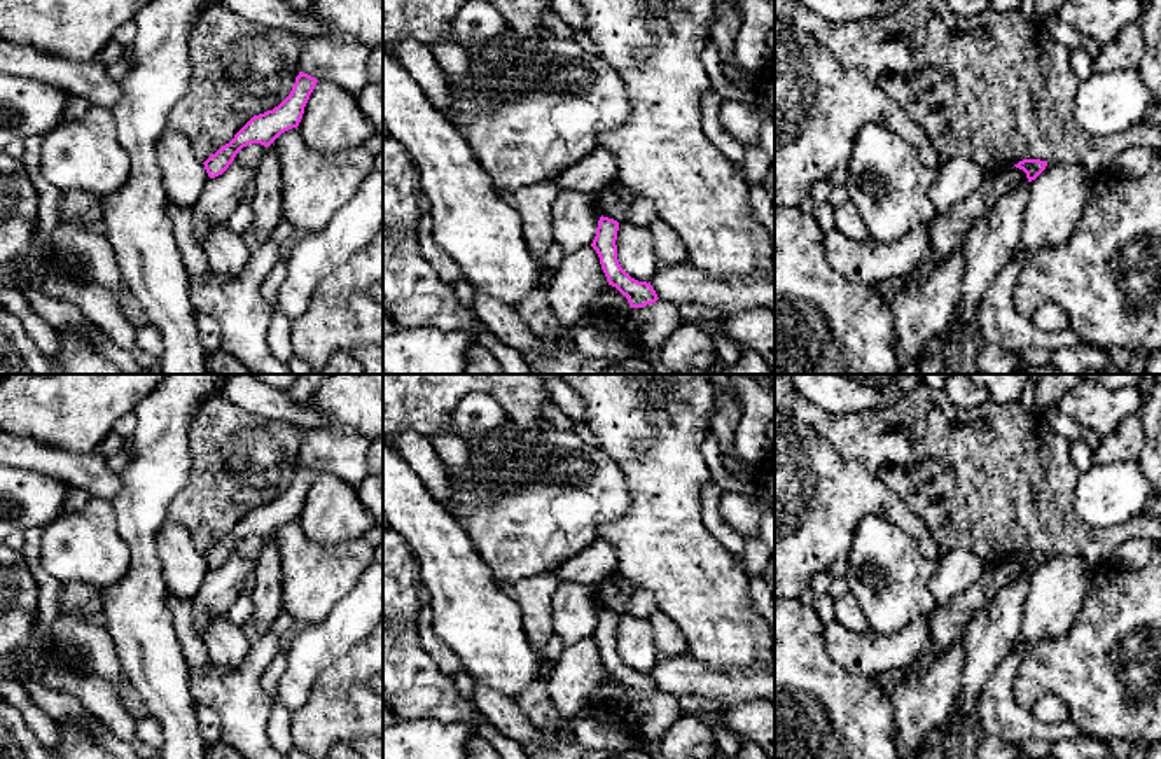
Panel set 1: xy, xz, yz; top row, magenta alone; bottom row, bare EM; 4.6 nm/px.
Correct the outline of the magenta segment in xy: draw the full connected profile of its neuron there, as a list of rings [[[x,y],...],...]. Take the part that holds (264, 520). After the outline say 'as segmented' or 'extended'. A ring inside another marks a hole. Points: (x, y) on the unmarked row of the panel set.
[[[299,463],[290,486],[278,498],[254,507],[229,535],[203,554],[208,568],[222,567],[243,539],[250,535],[269,539],[282,525],[297,519],[316,474],[315,469]]]; as segmented

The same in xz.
[[[601,607],[598,612],[596,628],[591,635],[600,649],[608,677],[615,679],[628,691],[631,700],[643,700],[656,694],[659,689],[650,673],[638,673],[621,659],[615,637],[617,623],[619,614]]]; as segmented

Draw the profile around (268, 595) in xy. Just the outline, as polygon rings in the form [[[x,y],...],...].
[[[266,539],[252,575],[255,579],[255,588],[250,591],[254,612],[241,630],[254,644],[271,631],[275,619],[283,612],[282,561],[273,539]]]

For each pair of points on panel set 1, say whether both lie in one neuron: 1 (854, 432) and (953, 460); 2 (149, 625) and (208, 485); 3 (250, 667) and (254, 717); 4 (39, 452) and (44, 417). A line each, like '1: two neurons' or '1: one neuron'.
1: one neuron
2: two neurons
3: one neuron
4: two neurons

